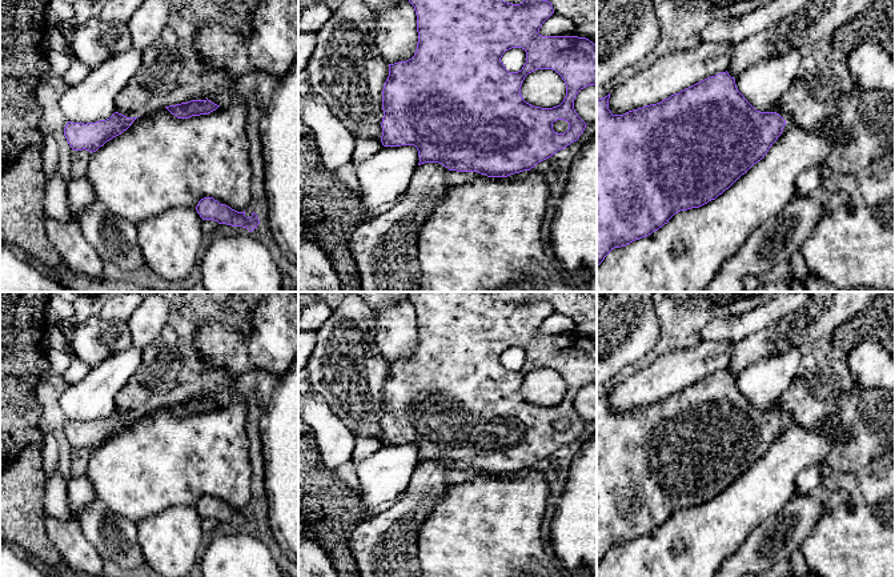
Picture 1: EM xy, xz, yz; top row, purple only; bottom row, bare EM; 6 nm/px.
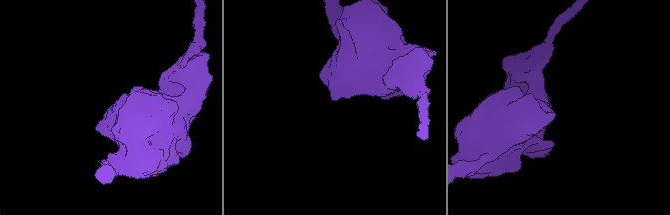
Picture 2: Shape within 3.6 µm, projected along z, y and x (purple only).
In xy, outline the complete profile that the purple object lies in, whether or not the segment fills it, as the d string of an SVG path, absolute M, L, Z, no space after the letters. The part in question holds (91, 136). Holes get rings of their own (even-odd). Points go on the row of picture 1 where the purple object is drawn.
M115 112L109 119L96 123L68 121L64 136L73 151L96 152L107 141L127 131L137 117L127 117Z

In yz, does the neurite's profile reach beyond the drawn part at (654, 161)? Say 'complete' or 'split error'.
complete

